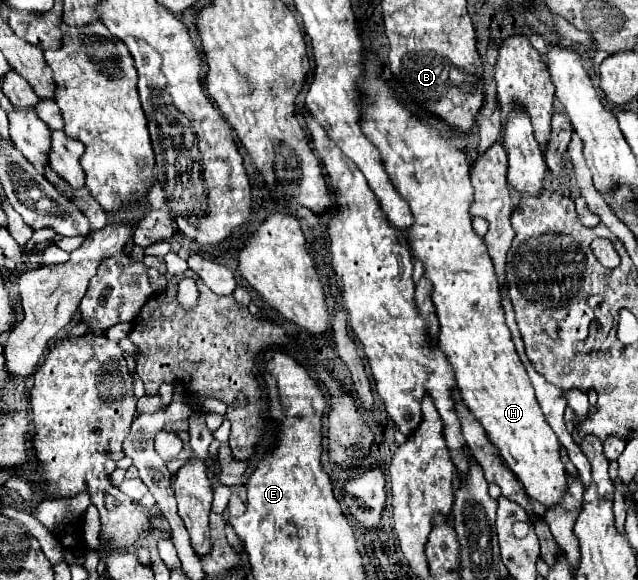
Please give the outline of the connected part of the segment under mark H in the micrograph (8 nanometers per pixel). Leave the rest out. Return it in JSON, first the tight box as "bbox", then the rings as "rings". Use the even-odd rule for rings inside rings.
{"bbox":[361,53,567,509],"rings":[[[365,53],[365,79],[363,87],[367,91],[367,99],[363,105],[363,121],[361,129],[367,139],[381,151],[387,175],[391,177],[395,189],[403,195],[409,203],[411,213],[415,217],[413,227],[407,231],[407,245],[425,263],[425,277],[433,283],[431,299],[437,307],[439,315],[439,347],[447,353],[449,363],[455,367],[457,387],[463,397],[463,403],[475,415],[475,419],[483,425],[491,443],[499,449],[501,459],[505,465],[515,473],[515,477],[523,483],[525,493],[539,501],[545,509],[555,507],[561,503],[567,491],[567,471],[561,463],[559,451],[561,443],[549,423],[543,417],[543,411],[535,399],[535,391],[527,377],[527,371],[515,351],[511,331],[505,323],[505,313],[501,307],[499,283],[495,279],[493,261],[487,255],[487,247],[483,239],[471,227],[471,213],[469,207],[473,203],[473,187],[469,181],[469,163],[467,157],[459,151],[459,147],[451,141],[441,137],[433,127],[419,121],[409,113],[403,101],[397,97],[393,89],[385,81],[379,79],[379,61],[373,53]]]}

